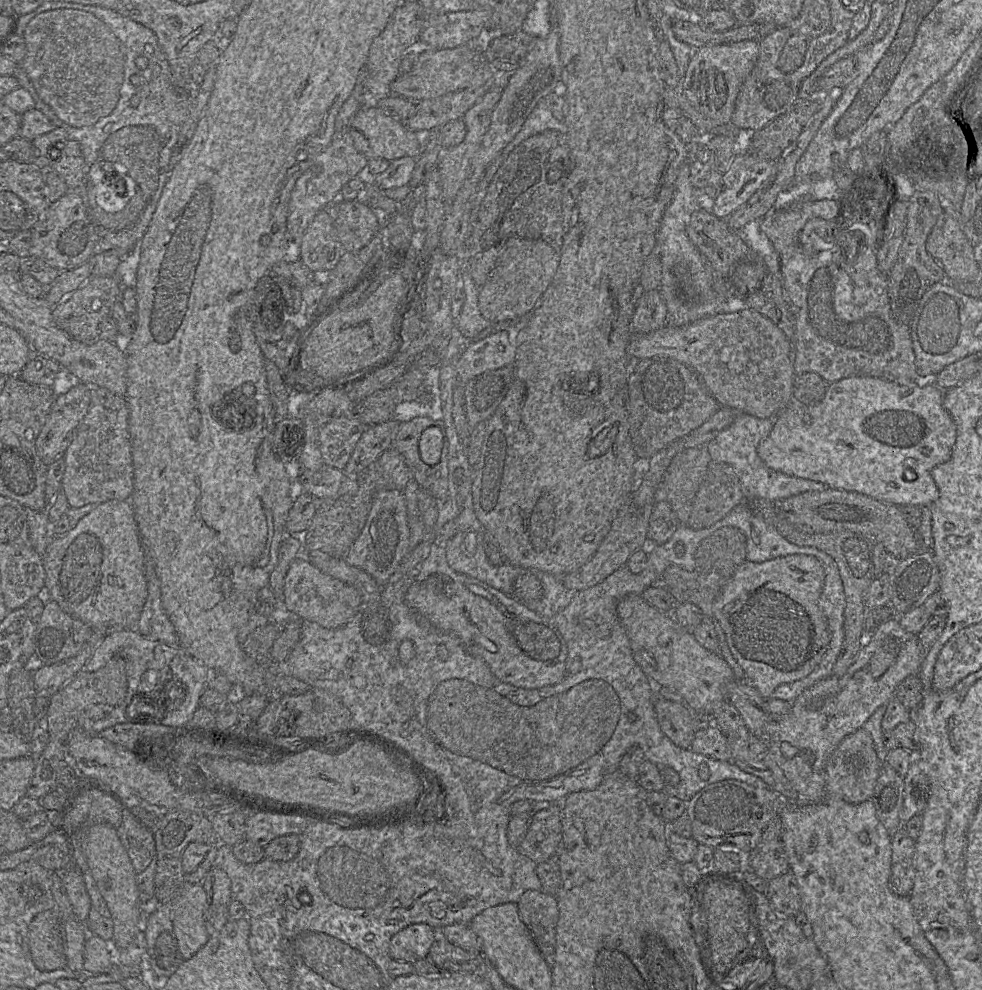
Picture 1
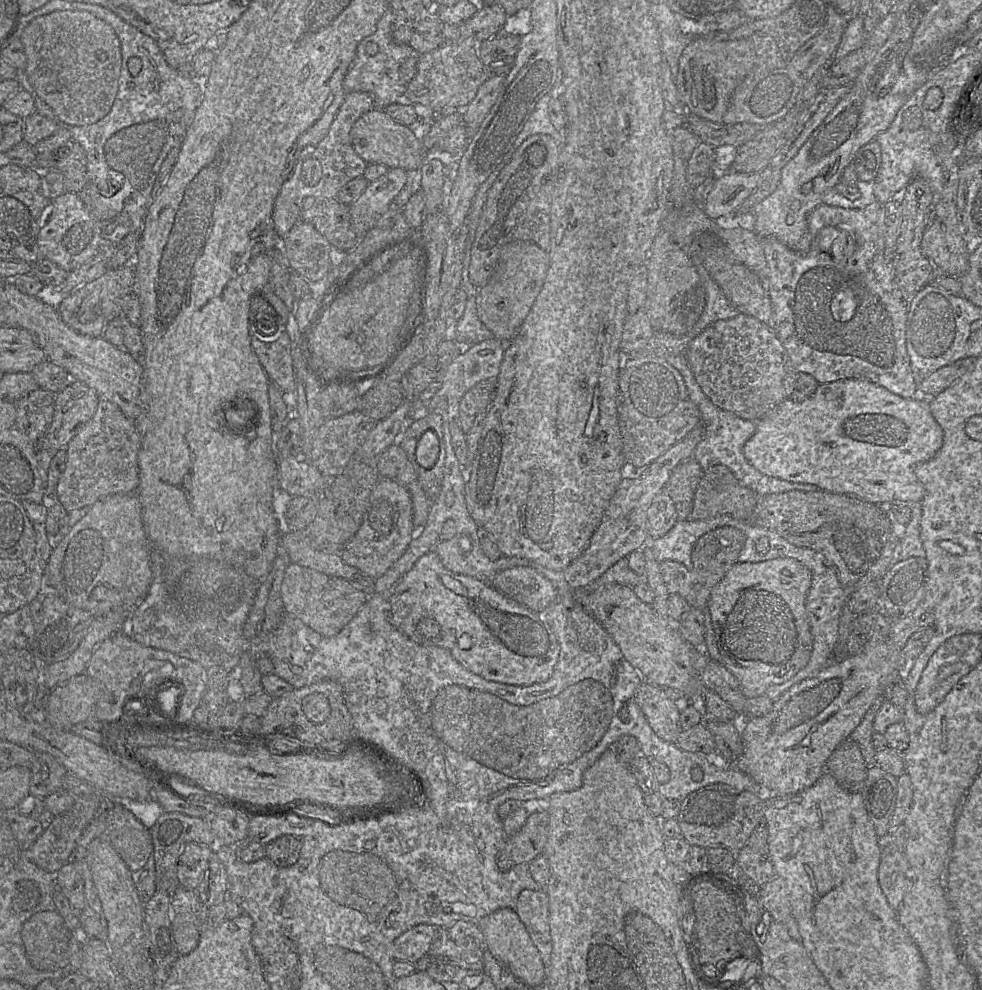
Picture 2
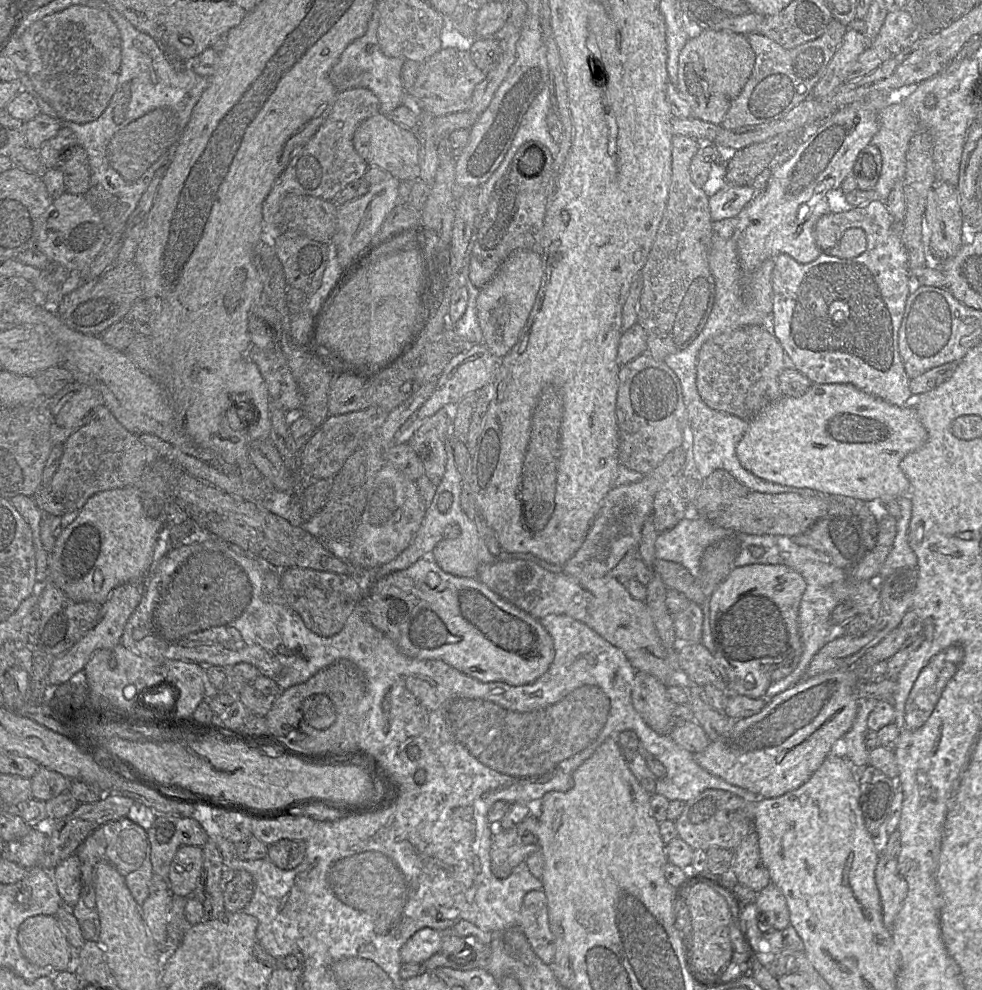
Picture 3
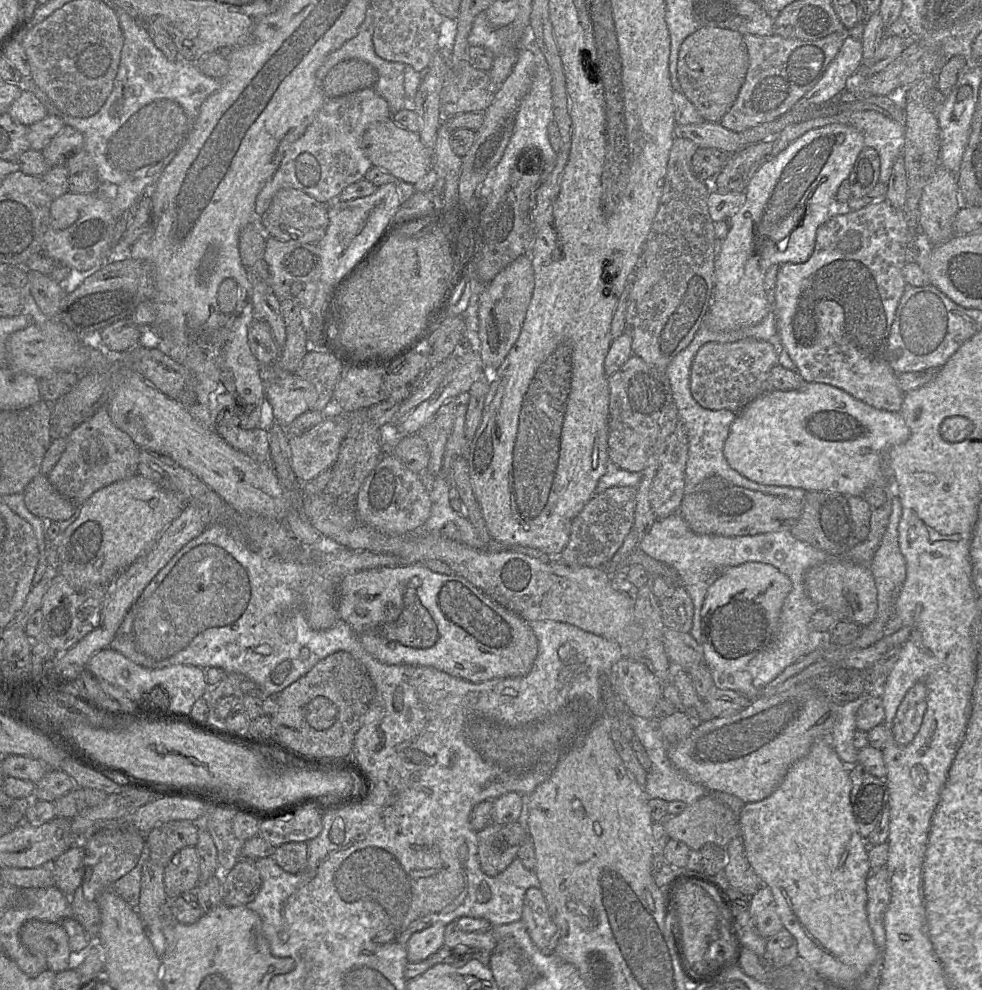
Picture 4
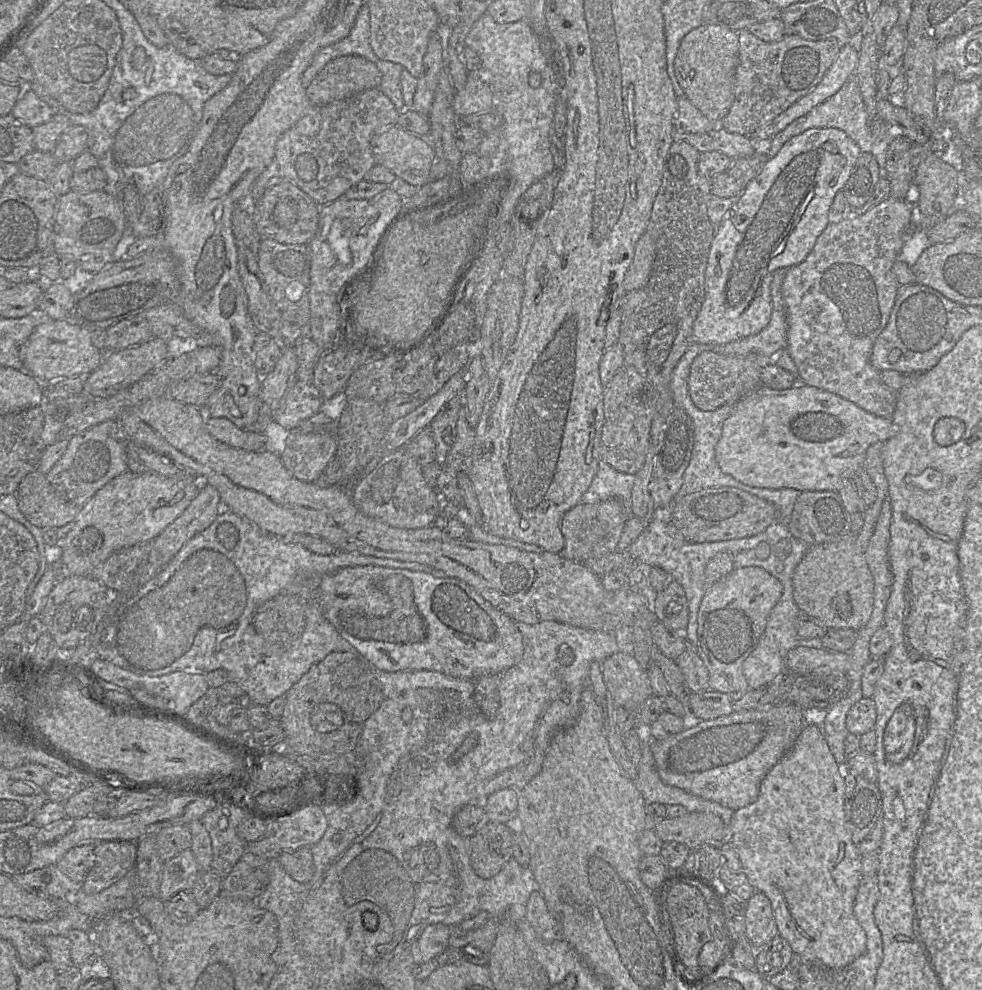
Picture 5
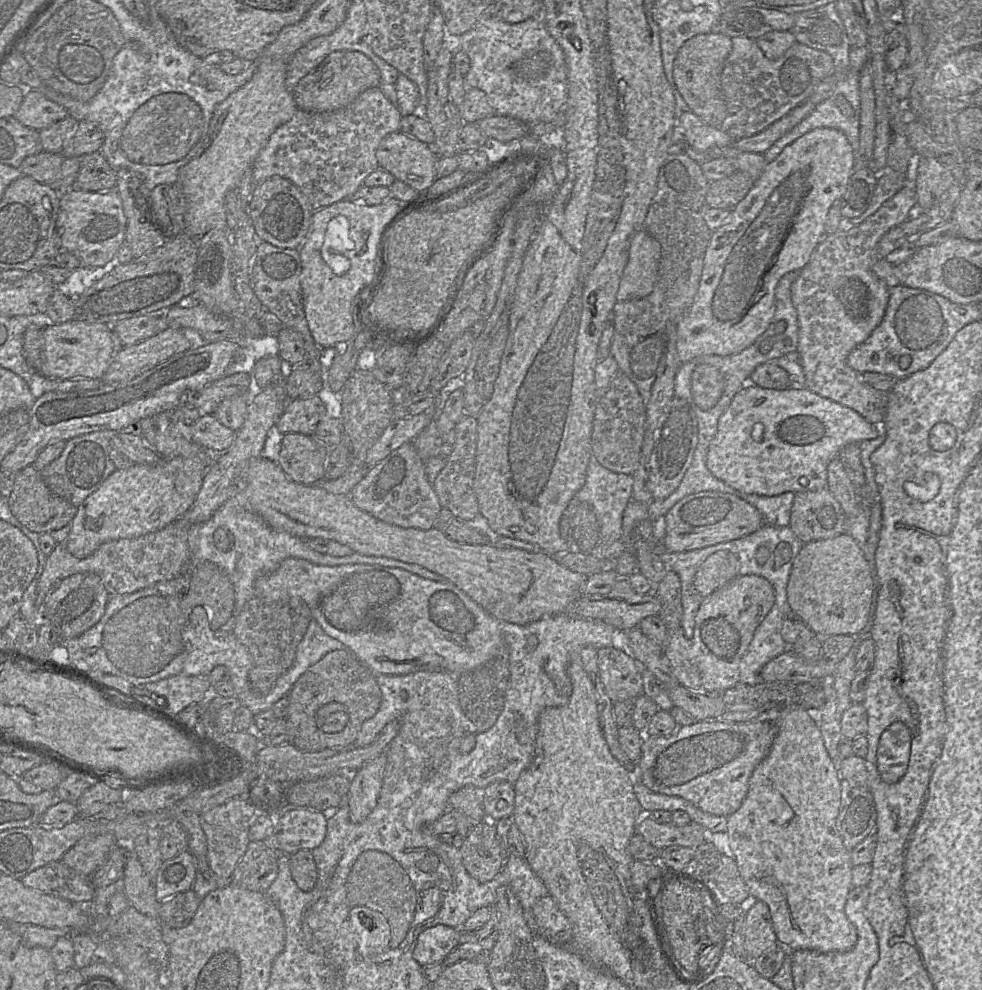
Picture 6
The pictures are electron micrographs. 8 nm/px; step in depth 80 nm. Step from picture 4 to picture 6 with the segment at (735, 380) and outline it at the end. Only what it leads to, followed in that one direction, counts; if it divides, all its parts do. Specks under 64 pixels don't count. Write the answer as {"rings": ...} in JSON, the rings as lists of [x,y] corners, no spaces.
{"rings":[[[698,365],[691,377],[694,402],[702,410],[713,408],[722,396],[725,386],[723,374],[710,365]]]}

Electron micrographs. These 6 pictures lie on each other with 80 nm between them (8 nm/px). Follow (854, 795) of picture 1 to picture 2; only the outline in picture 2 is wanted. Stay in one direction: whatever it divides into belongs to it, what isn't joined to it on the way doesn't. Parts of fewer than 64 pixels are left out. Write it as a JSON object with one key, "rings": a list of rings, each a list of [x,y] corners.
{"rings":[[[851,739],[840,744],[826,764],[826,771],[851,792],[861,792],[868,769],[860,746]]]}

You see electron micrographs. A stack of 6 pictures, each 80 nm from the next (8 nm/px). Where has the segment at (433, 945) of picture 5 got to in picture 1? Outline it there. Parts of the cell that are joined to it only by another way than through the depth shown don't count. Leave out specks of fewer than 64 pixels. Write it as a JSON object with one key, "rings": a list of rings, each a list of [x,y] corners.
{"rings":[[[426,923],[411,924],[390,940],[392,959],[415,963],[427,957],[434,940],[434,929]]]}

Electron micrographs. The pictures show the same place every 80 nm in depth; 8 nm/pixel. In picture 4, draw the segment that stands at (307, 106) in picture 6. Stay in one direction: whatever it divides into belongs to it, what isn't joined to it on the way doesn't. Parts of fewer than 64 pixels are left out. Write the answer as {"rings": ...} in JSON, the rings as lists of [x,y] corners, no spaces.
{"rings":[[[347,59],[334,65],[321,82],[327,99],[365,88],[373,88],[378,80],[376,69],[359,59]]]}

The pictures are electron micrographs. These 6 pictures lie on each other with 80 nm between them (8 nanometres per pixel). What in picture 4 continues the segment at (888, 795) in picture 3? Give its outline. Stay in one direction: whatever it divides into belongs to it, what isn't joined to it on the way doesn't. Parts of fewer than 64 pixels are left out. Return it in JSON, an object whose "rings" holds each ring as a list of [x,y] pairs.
{"rings":[[[855,764],[849,768],[852,782],[851,802],[854,819],[860,835],[867,838],[881,821],[883,813],[889,813],[889,789],[886,779],[879,779],[860,764]]]}

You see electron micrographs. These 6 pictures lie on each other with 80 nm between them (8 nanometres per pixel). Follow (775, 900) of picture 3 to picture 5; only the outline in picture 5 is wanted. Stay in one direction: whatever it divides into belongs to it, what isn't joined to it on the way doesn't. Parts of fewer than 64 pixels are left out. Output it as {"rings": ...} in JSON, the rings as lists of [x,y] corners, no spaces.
{"rings":[[[755,892],[746,902],[744,920],[745,938],[755,951],[778,935],[771,902],[762,892]]]}

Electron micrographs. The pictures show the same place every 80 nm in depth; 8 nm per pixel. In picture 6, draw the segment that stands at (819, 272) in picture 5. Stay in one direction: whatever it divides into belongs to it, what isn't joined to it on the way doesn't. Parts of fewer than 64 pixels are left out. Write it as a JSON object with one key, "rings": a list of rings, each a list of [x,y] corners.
{"rings":[[[904,186],[861,224],[847,231],[838,230],[834,234],[825,235],[812,253],[808,264],[799,271],[799,276],[791,287],[791,298],[799,321],[797,352],[801,357],[806,388],[855,410],[873,424],[885,423],[889,403],[888,392],[869,386],[863,380],[862,373],[847,364],[847,357],[853,349],[867,340],[881,323],[888,305],[889,287],[872,270],[874,264],[880,260],[878,243],[890,229],[911,216],[917,216],[914,214],[916,205],[916,190],[913,186]]]}

